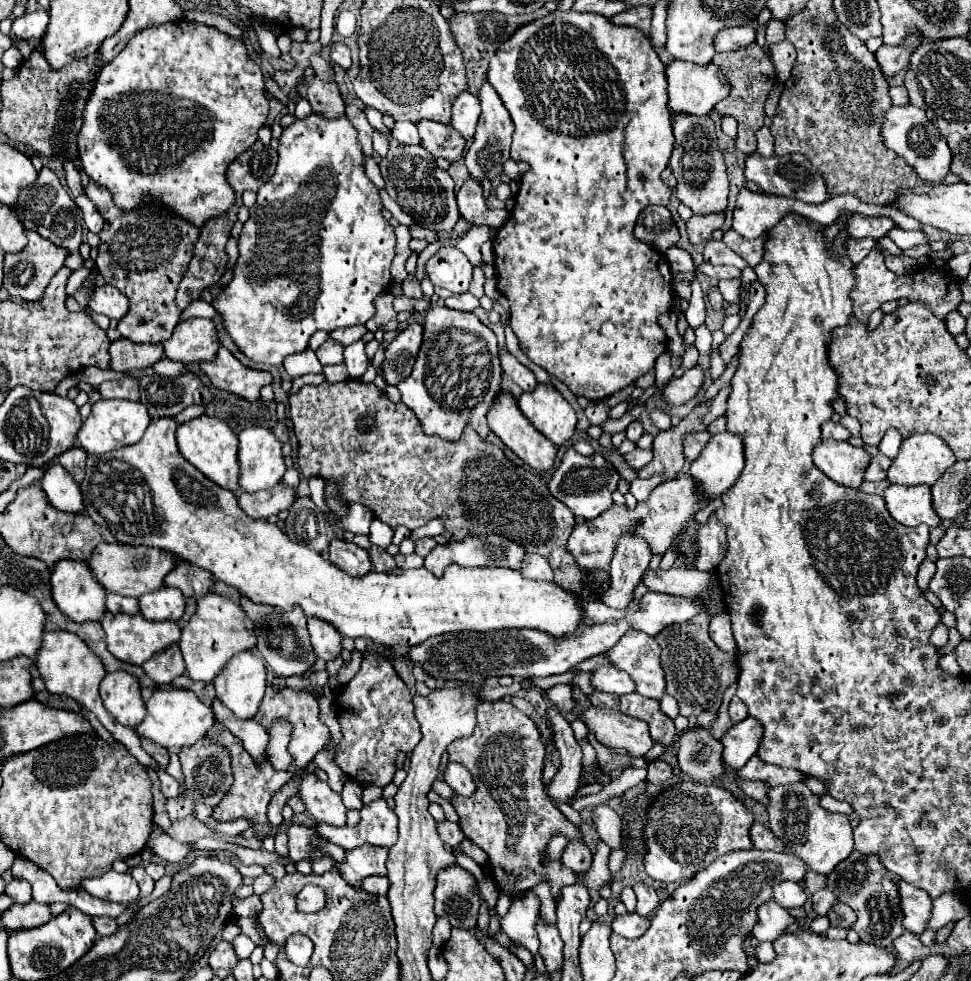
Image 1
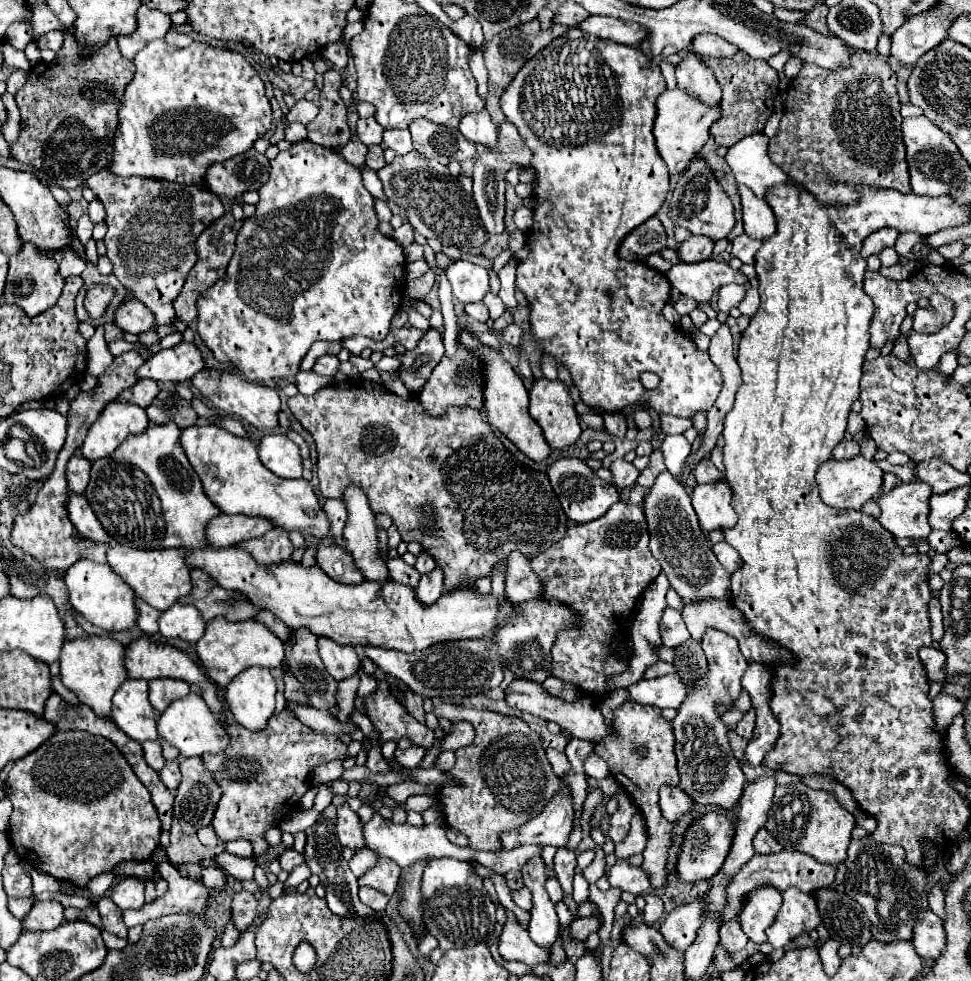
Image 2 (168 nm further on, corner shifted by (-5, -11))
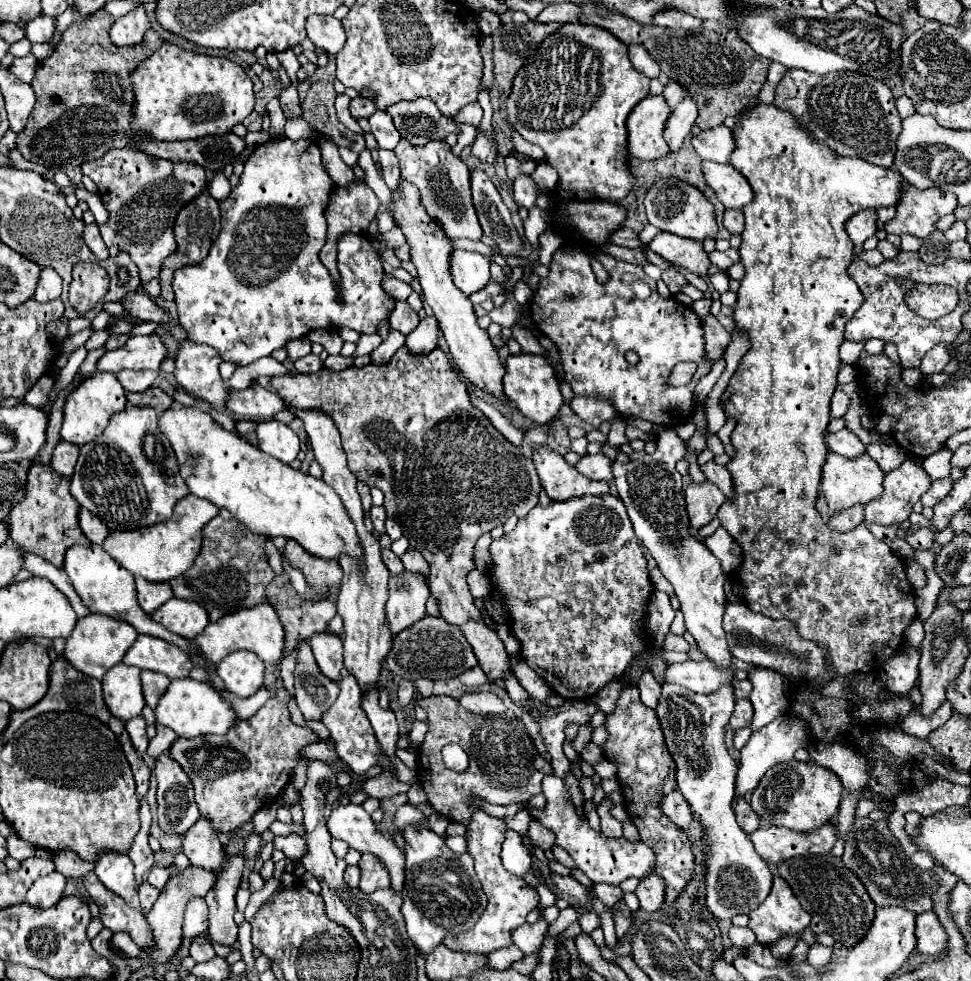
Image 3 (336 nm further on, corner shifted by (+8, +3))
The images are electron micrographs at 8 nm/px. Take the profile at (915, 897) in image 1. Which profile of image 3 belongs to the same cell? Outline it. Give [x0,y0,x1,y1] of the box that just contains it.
[916,911,946,957]

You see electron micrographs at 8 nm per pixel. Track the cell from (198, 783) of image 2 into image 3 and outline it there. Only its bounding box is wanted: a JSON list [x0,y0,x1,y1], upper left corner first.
[154,753,200,833]

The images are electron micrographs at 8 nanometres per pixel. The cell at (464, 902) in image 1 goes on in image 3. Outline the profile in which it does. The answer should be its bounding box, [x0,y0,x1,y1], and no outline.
[402,825,486,953]

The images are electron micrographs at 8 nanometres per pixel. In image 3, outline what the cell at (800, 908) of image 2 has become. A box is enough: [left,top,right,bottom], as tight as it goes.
[748,875,810,945]

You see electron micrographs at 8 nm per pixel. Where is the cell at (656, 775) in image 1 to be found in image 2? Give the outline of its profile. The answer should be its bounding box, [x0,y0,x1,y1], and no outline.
[659,787,693,823]

